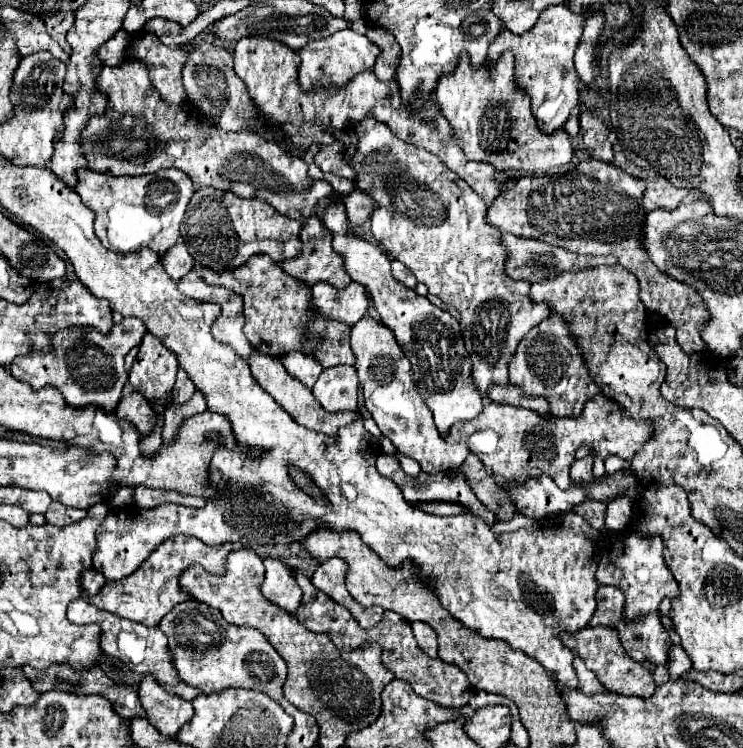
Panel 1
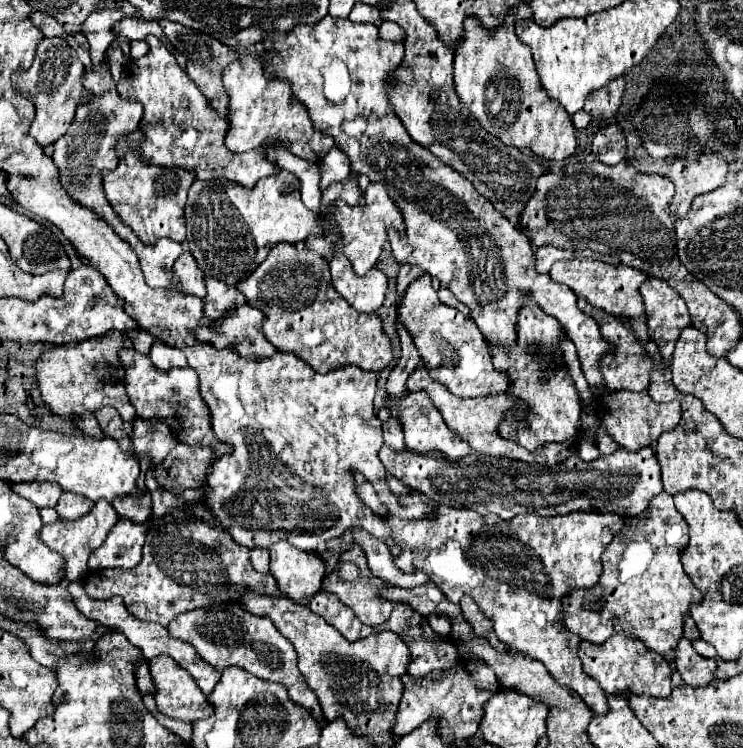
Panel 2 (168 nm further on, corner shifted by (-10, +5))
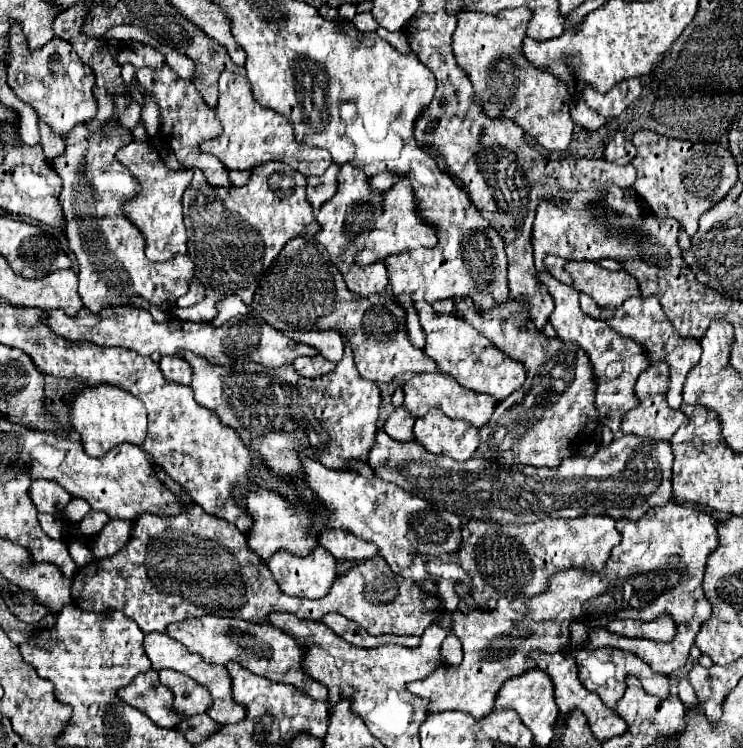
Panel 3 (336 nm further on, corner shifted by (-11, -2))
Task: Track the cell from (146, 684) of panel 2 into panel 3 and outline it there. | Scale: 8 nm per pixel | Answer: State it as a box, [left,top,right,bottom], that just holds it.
[118,669,184,729]

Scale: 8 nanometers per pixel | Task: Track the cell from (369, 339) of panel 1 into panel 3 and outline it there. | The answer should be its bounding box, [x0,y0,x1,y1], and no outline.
[414,409,478,461]

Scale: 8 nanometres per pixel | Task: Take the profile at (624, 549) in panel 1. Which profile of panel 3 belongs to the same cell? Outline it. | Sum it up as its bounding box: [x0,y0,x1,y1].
[408,501,718,719]

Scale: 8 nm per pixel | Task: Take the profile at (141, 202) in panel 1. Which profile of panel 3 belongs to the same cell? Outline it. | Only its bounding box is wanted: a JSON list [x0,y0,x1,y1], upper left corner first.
[116,143,192,261]

